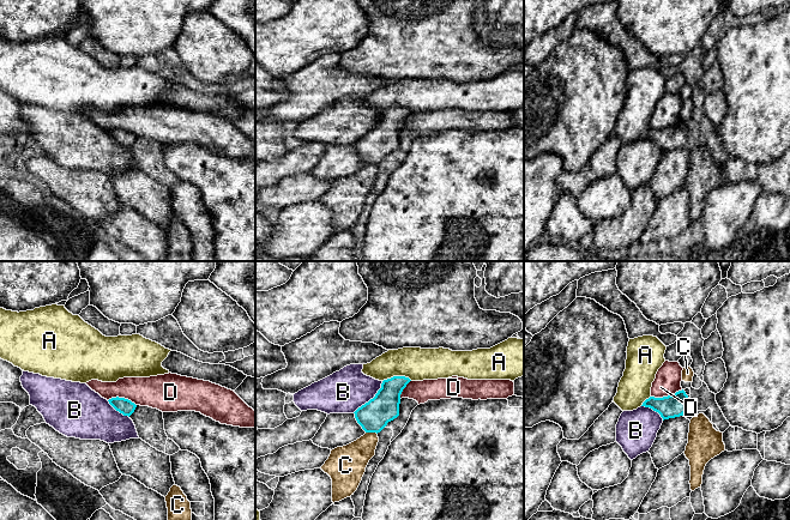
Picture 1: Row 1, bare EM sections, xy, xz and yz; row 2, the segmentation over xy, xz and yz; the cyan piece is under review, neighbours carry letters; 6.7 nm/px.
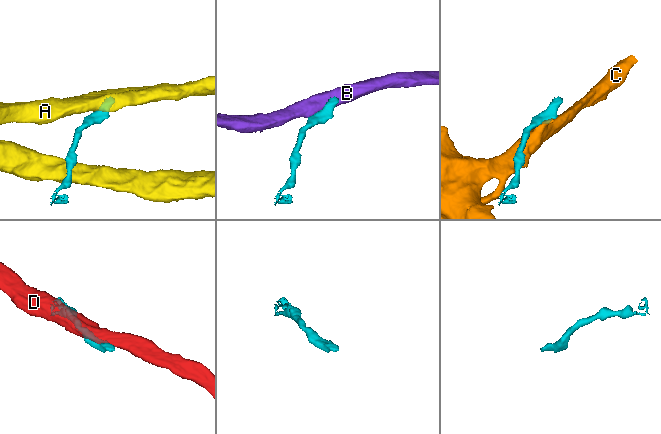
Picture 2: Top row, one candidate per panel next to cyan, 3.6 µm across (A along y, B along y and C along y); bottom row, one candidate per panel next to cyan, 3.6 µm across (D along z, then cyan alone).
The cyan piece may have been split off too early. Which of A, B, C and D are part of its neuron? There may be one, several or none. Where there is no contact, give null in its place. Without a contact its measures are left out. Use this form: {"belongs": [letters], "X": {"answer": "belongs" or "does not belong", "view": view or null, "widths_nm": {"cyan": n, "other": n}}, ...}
{"belongs": [], "A": {"answer": "does not belong", "view": "xz", "widths_nm": {"cyan": 200, "other": 220}}, "B": {"answer": "does not belong", "view": "xz", "widths_nm": {"cyan": 200, "other": 280}}, "C": {"answer": "does not belong", "view": "xz", "widths_nm": {"cyan": 200, "other": 220}}, "D": {"answer": "does not belong", "view": "yz", "widths_nm": {"cyan": 160, "other": 180}}}

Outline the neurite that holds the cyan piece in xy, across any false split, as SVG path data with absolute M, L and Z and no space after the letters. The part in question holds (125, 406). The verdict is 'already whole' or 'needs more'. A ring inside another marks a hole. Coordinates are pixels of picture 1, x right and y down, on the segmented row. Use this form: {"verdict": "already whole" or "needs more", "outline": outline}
{"verdict": "already whole", "outline": "M116 397L116 398L109 399L108 401L116 411L128 417L134 412L137 407L134 403L125 398Z"}

